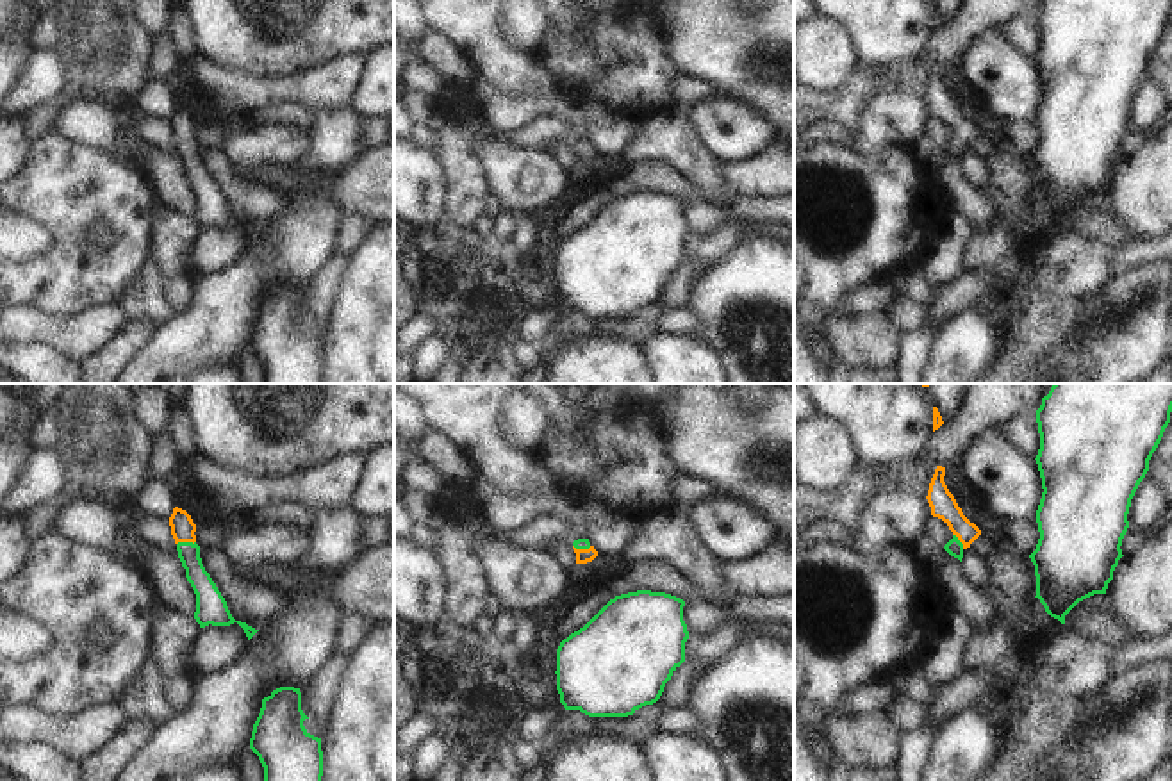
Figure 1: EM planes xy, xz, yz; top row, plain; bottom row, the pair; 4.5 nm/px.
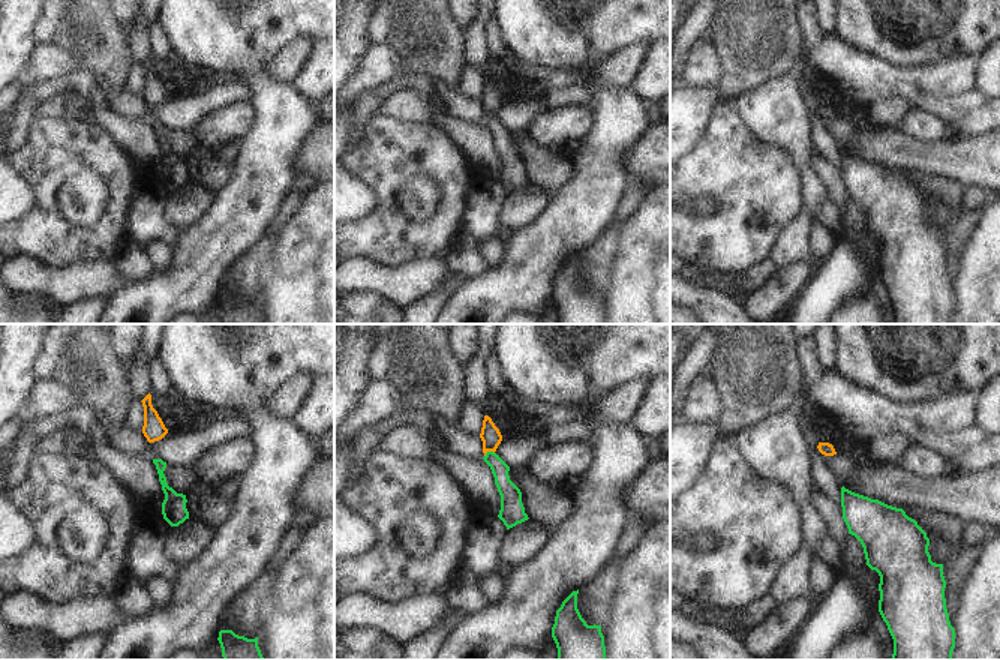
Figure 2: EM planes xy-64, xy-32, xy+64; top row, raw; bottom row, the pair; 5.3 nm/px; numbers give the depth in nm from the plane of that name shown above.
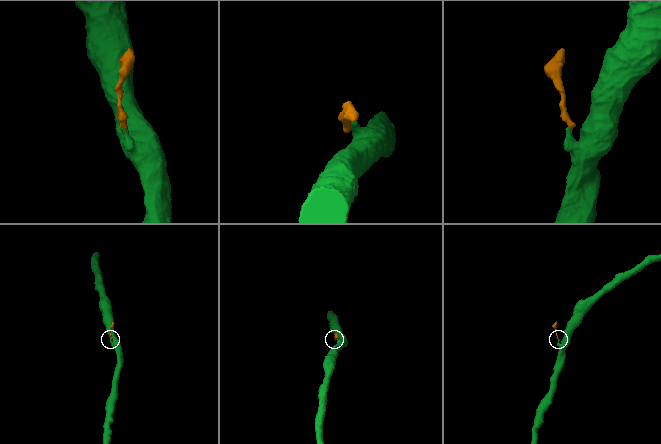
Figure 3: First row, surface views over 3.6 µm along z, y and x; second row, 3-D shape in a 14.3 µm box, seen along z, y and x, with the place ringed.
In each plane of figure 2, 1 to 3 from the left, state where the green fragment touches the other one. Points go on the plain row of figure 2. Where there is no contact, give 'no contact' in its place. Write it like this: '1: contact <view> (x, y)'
1: no contact
2: contact xy-32 (488, 114)
3: no contact

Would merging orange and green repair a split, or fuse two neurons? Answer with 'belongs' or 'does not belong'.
belongs

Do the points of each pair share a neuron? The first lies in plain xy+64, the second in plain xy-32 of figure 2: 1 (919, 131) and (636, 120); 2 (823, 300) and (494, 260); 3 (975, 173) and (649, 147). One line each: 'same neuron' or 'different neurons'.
1: different neurons
2: different neurons
3: same neuron

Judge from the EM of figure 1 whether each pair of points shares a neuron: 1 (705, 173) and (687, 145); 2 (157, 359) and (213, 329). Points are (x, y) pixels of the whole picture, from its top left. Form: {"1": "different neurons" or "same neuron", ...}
{"1": "same neuron", "2": "same neuron"}

